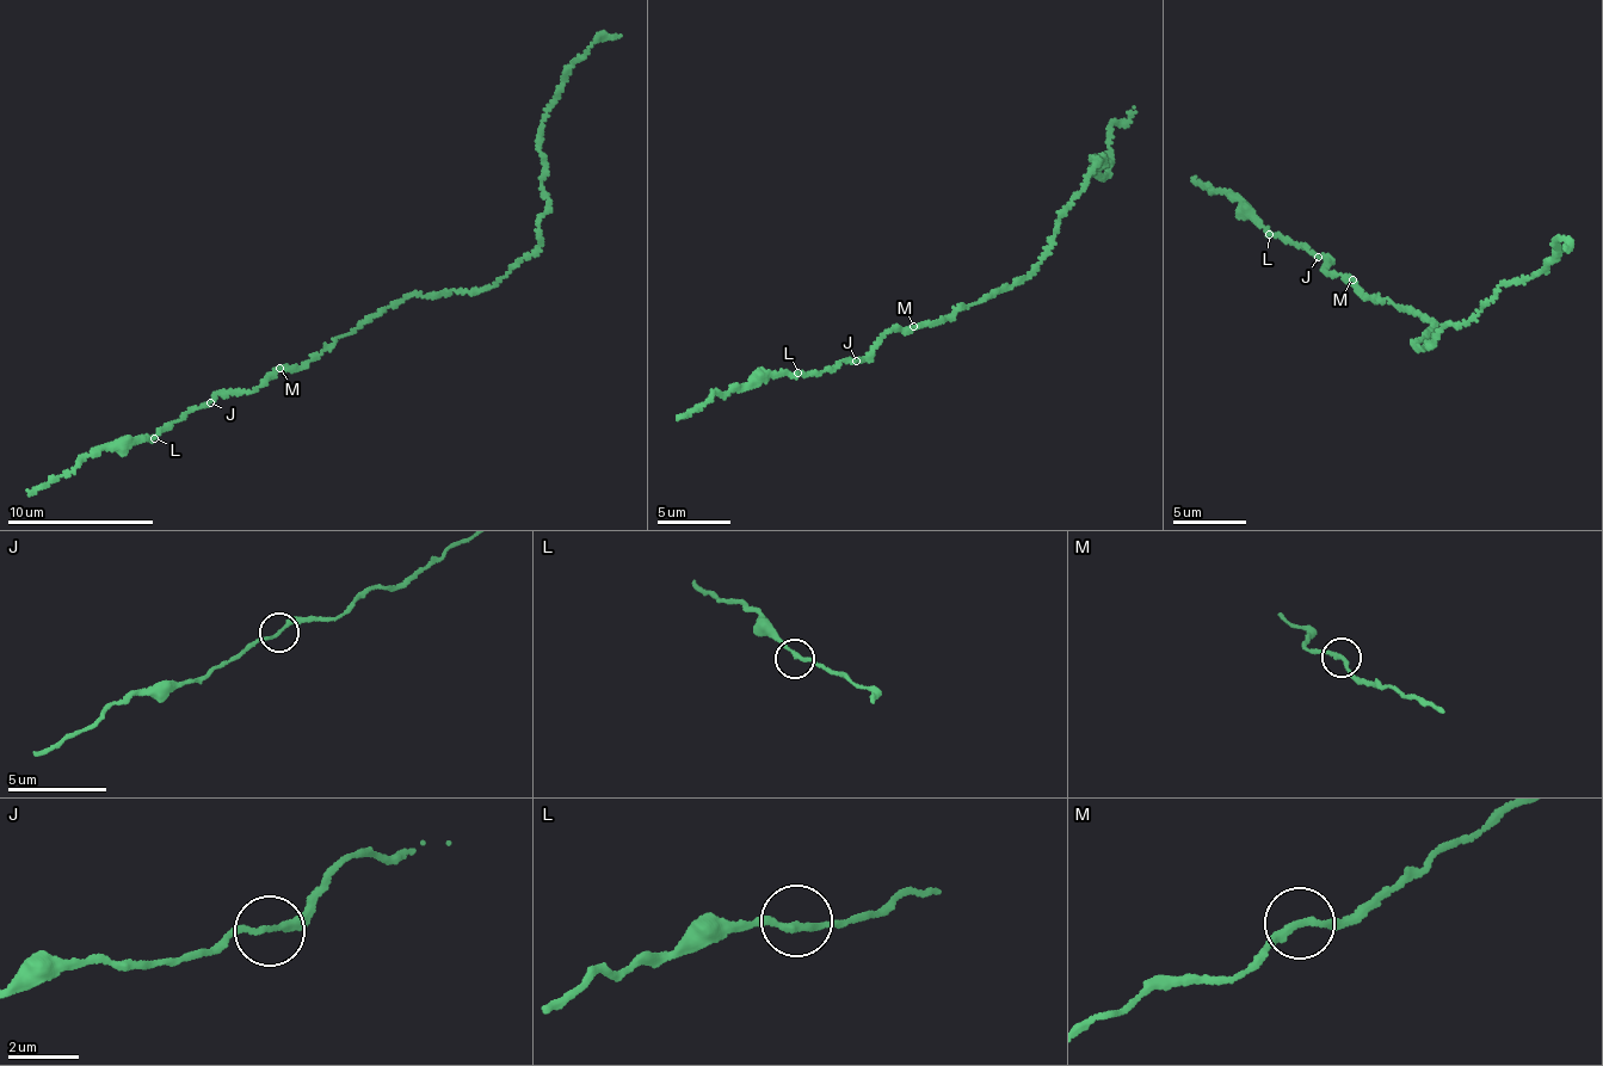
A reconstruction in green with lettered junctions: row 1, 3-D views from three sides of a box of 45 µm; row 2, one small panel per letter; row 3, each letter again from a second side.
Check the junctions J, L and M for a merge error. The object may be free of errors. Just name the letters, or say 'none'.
none

